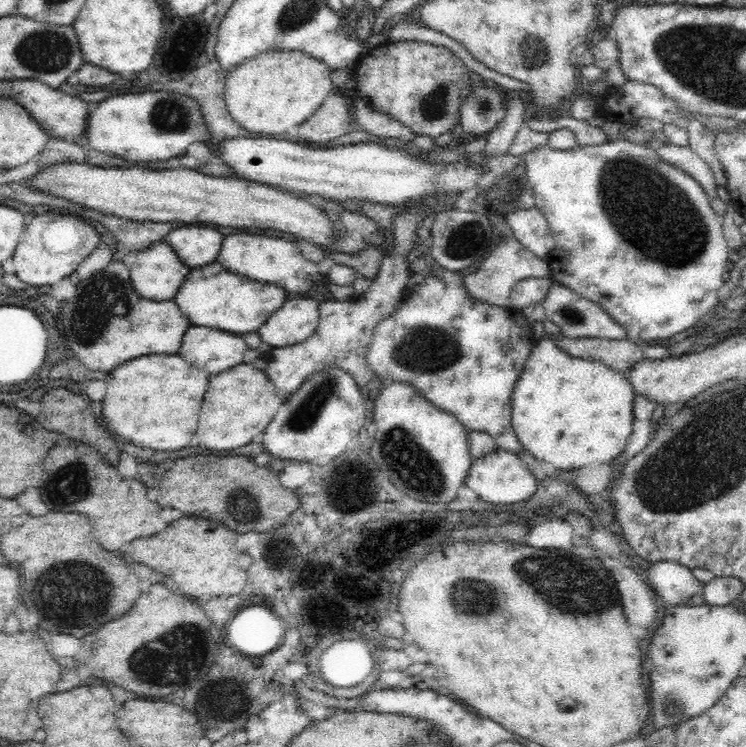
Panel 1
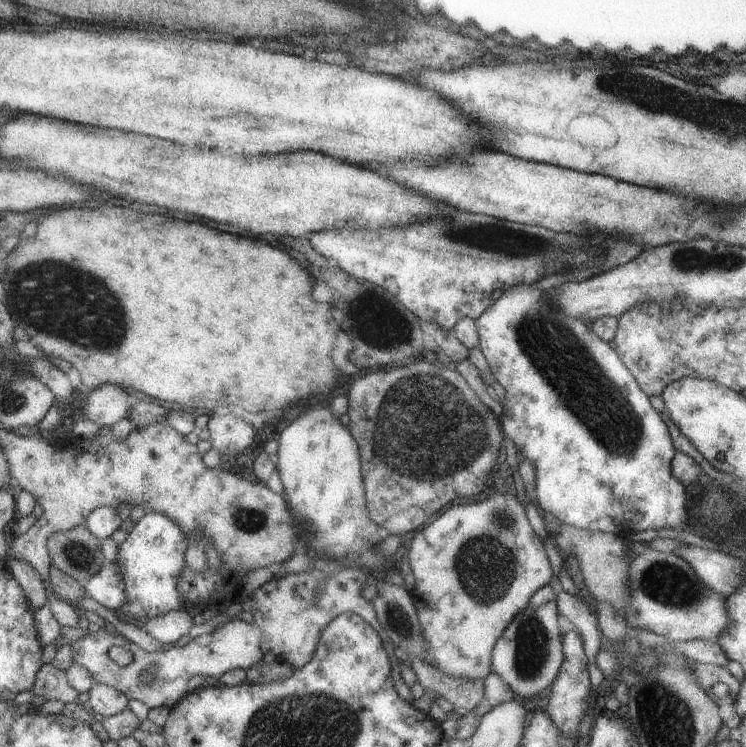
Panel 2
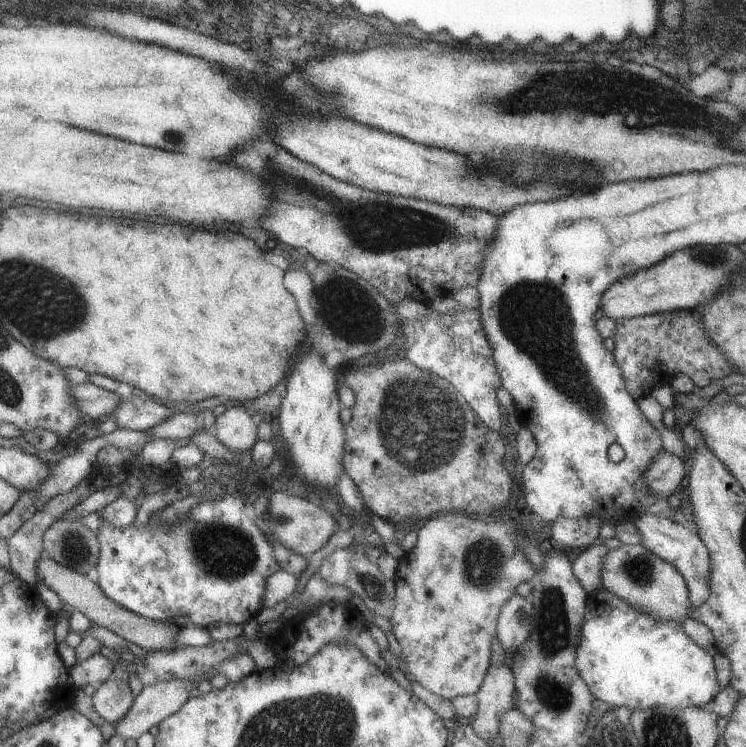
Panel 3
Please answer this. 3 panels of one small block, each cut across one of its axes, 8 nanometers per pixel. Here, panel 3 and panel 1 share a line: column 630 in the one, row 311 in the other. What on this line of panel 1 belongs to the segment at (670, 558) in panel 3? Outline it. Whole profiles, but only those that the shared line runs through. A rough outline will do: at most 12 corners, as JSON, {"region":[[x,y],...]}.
{"region":[[526,278],[510,293],[510,307],[520,312],[543,302],[553,278]]}

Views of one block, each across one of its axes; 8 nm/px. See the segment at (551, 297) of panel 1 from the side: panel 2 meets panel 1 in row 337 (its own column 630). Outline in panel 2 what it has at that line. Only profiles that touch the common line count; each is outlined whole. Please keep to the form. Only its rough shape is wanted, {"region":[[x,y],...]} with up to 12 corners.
{"region":[[647,549],[627,572],[627,627],[717,638],[725,597],[677,554]]}

